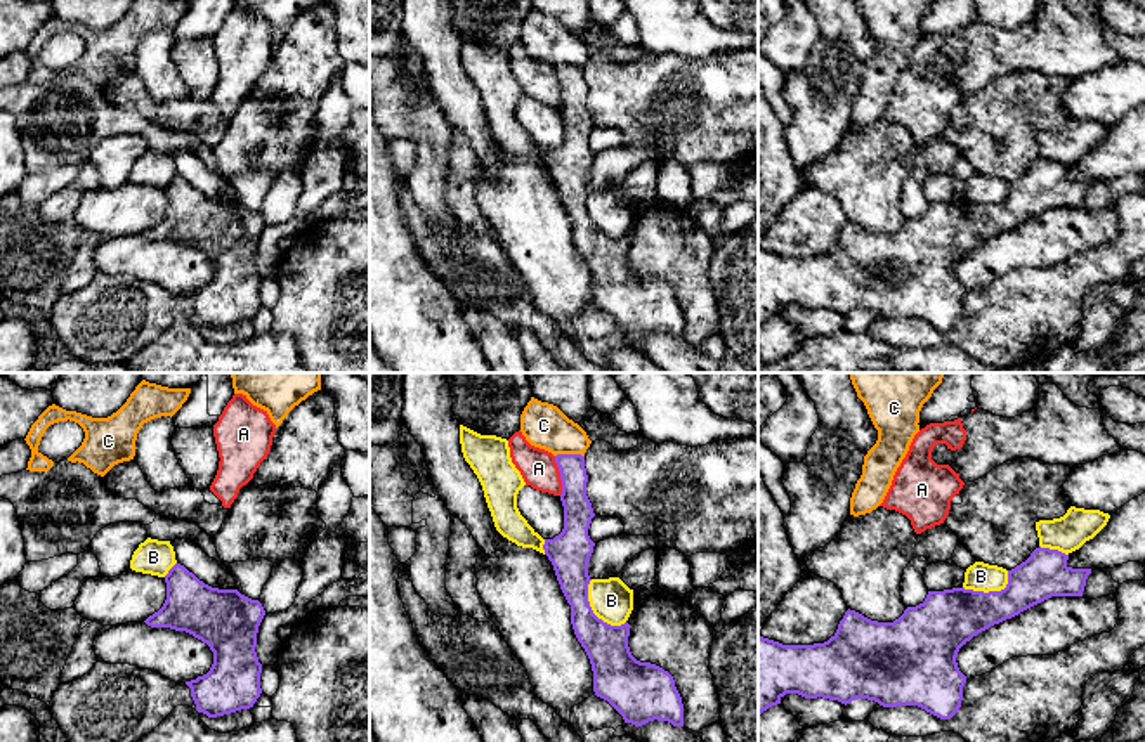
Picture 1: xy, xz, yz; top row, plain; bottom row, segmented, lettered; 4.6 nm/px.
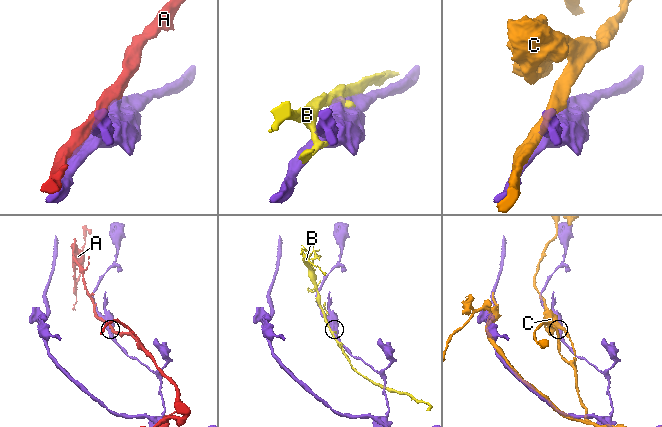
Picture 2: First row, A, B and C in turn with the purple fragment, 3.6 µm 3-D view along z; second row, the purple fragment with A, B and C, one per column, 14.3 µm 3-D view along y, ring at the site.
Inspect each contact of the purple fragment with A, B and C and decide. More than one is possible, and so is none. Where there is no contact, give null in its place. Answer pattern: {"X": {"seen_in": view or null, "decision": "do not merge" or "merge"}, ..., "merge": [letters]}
{"A": {"seen_in": "xz", "decision": "do not merge"}, "B": {"seen_in": "xz", "decision": "do not merge"}, "C": {"seen_in": "xz", "decision": "do not merge"}, "merge": []}

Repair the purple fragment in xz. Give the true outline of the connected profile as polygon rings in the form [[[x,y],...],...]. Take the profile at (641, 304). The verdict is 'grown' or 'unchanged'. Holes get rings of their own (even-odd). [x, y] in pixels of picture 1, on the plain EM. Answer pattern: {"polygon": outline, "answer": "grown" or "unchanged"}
{"polygon": [[[557,66],[555,75],[562,92],[564,140],[553,151],[545,151],[543,161],[571,217],[574,246],[590,270],[593,303],[607,312],[625,335],[642,338],[658,331],[684,338],[684,316],[673,288],[631,267],[628,234],[611,238],[590,218],[588,173],[595,154],[588,140],[595,125],[586,107],[585,68]]], "answer": "unchanged"}

